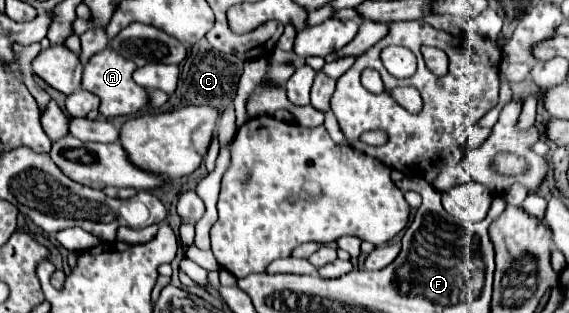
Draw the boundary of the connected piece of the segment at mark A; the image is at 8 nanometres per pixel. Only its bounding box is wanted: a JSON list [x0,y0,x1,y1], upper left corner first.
[83,46,149,118]

